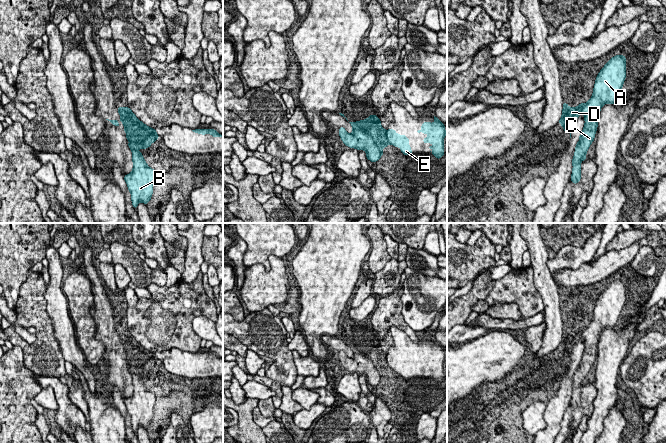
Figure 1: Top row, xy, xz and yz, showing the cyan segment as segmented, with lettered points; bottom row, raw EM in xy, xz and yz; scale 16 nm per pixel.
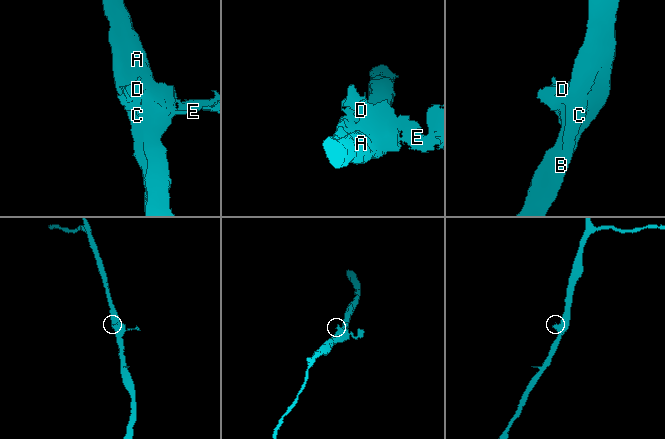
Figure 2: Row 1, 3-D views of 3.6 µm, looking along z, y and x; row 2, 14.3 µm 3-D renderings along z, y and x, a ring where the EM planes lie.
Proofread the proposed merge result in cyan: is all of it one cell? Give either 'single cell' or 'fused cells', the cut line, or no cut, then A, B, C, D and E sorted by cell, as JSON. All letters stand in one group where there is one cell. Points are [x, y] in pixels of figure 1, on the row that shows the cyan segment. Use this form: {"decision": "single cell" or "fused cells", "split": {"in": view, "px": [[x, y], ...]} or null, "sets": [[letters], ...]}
{"decision": "single cell", "split": null, "sets": [["A", "B", "C", "D", "E"]]}

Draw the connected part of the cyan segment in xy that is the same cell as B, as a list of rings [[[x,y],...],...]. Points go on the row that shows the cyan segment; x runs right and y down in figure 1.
[[[118,107],[117,110],[120,121],[124,124],[126,139],[129,140],[128,147],[132,151],[133,169],[124,176],[124,180],[131,193],[132,205],[137,209],[139,202],[147,205],[151,200],[156,177],[155,170],[147,165],[142,153],[137,149],[151,147],[160,136],[155,129],[141,122],[129,107]]]

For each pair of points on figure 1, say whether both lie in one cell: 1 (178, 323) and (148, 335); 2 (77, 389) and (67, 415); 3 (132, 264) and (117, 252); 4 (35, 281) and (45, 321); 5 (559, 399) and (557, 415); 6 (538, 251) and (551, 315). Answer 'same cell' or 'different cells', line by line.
1: same cell
2: different cells
3: same cell
4: same cell
5: same cell
6: same cell

